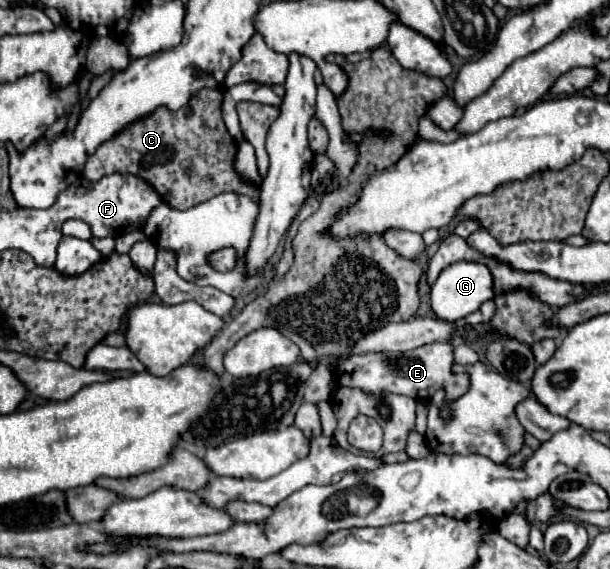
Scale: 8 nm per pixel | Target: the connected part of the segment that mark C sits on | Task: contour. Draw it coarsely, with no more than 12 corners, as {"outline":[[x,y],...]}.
{"outline":[[222,90],[160,106],[88,154],[84,178],[134,174],[178,210],[222,192],[234,170]]}

